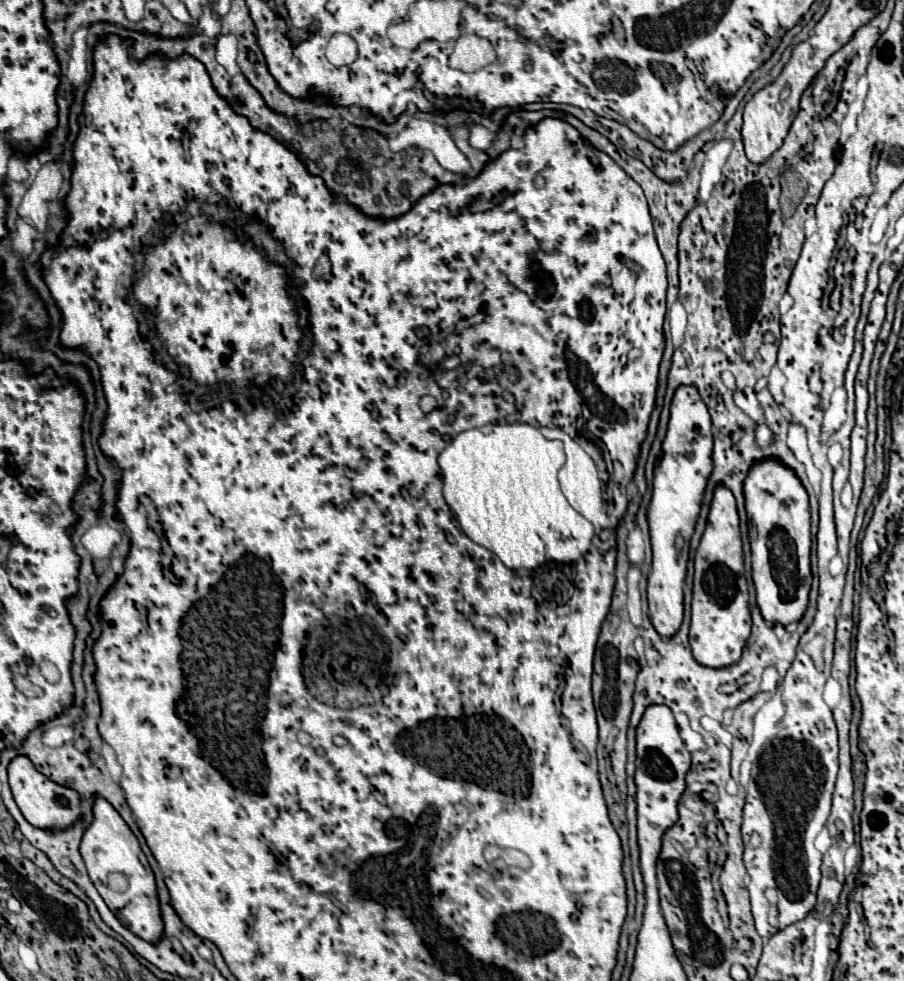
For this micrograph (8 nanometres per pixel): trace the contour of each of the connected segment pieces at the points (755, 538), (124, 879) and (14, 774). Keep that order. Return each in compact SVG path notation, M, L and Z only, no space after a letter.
M767 457L765 461L755 461L745 477L743 485L745 493L745 509L747 523L751 531L751 555L753 555L753 583L757 589L759 609L769 623L789 625L799 621L807 609L807 597L811 589L811 567L809 567L809 549L811 549L811 533L809 533L809 497L801 483L801 479L789 469L781 465L781 461L773 461Z
M95 797L93 801L93 821L83 833L79 851L85 861L87 873L93 885L97 885L97 891L105 899L107 907L115 911L119 921L137 937L149 943L157 943L163 935L163 921L153 871L133 831L113 809L113 805L109 805L109 801L105 801L103 797Z
M17 755L9 767L7 767L8 782L17 805L23 813L23 817L33 825L41 829L65 829L69 827L75 819L79 819L81 809L79 809L79 795L73 789L55 785L49 781L45 775L41 775L29 757Z

